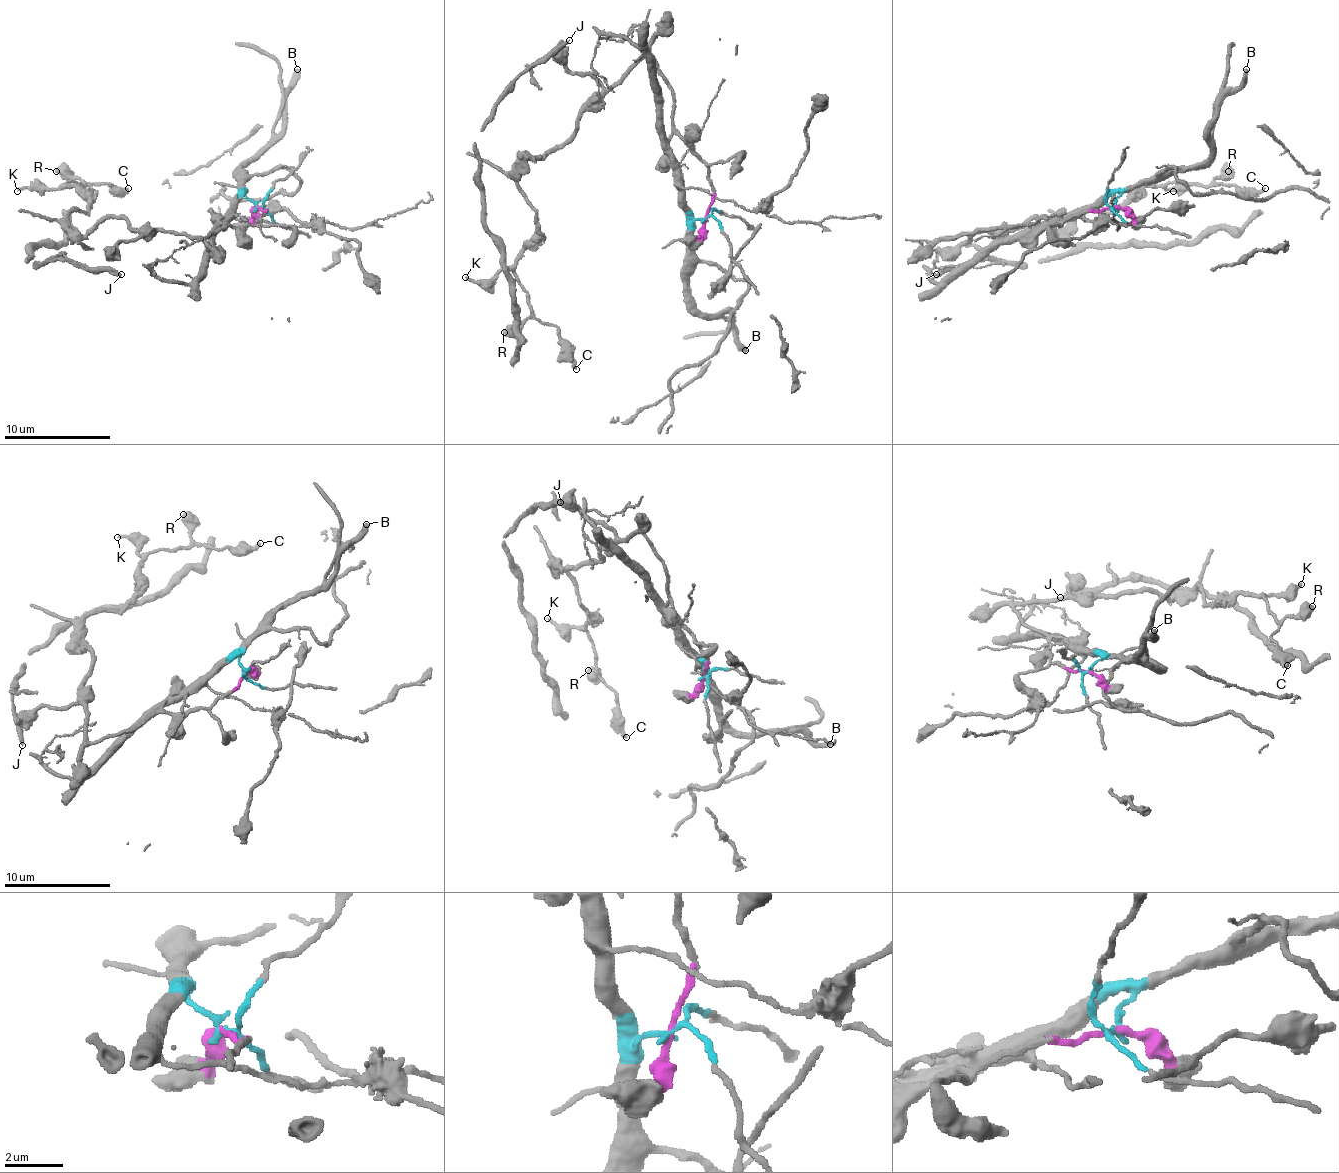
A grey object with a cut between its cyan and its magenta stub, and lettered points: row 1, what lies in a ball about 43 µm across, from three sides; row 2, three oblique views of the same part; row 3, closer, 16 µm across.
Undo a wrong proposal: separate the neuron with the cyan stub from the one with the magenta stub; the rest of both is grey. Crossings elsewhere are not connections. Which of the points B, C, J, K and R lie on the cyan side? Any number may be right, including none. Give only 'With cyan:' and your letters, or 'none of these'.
With cyan: B

